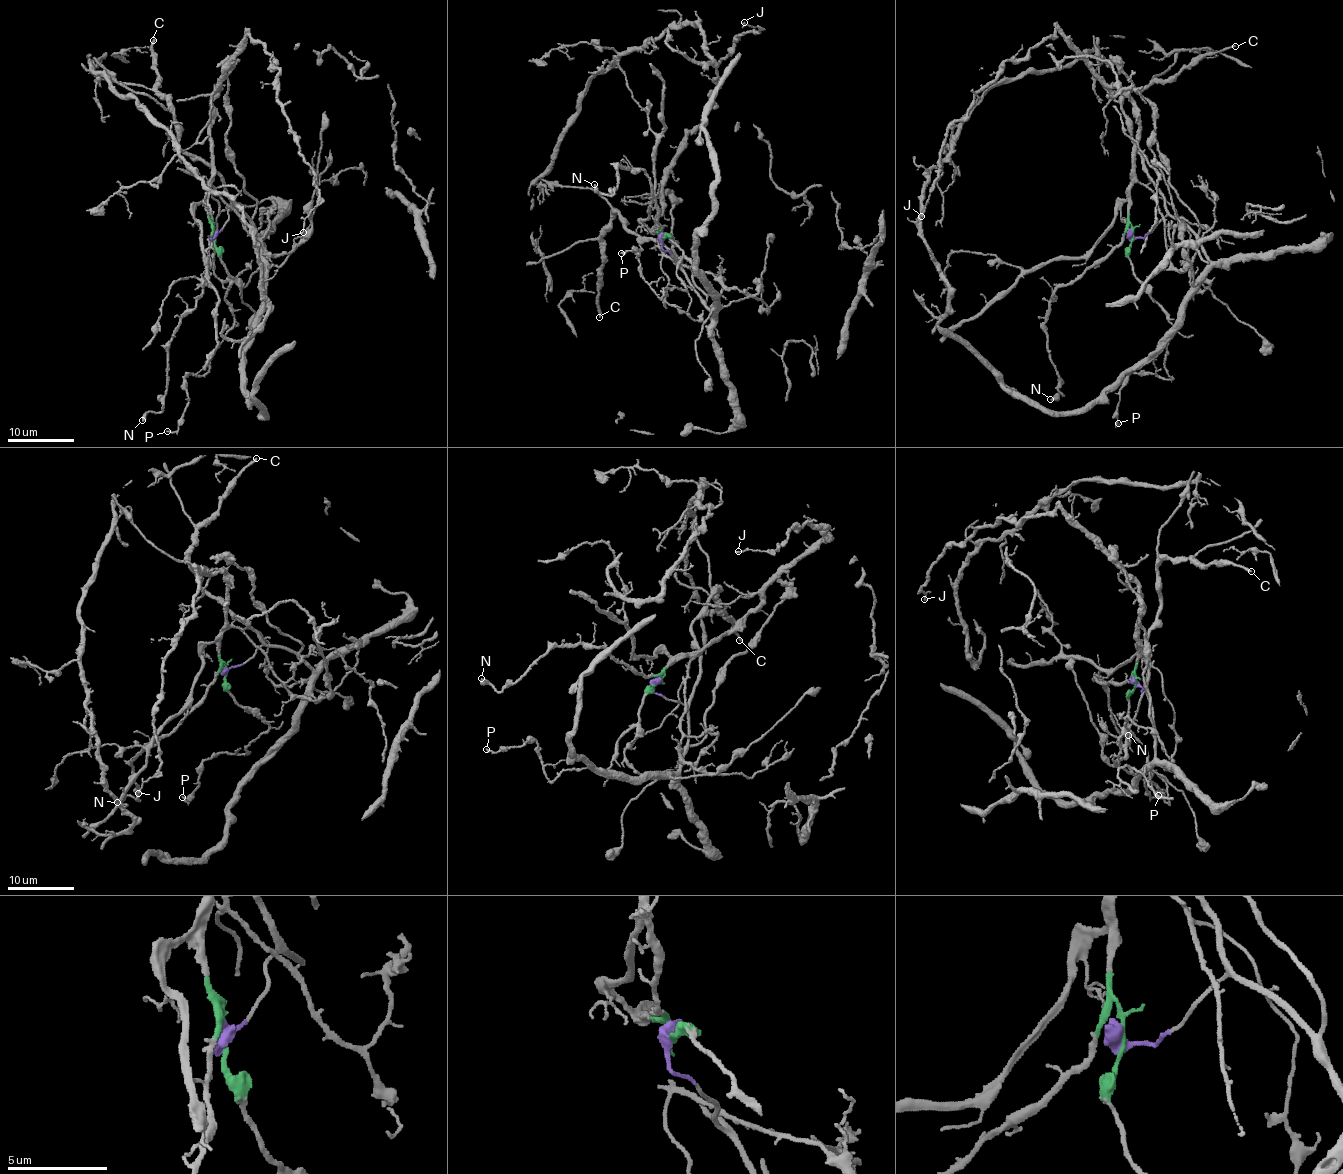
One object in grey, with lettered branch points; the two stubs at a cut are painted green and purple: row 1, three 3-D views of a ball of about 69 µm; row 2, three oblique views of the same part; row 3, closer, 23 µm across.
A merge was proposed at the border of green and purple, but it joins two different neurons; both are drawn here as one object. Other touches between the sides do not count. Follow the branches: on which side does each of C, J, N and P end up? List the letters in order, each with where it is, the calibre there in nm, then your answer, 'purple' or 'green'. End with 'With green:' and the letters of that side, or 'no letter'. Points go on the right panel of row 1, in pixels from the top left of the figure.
C: at (1235, 46); 220 nm thick; purple
J: at (921, 216); 160 nm thick; green
N: at (1050, 399); 360 nm thick; green
P: at (1118, 423); 280 nm thick; green
With green: J, N, P

